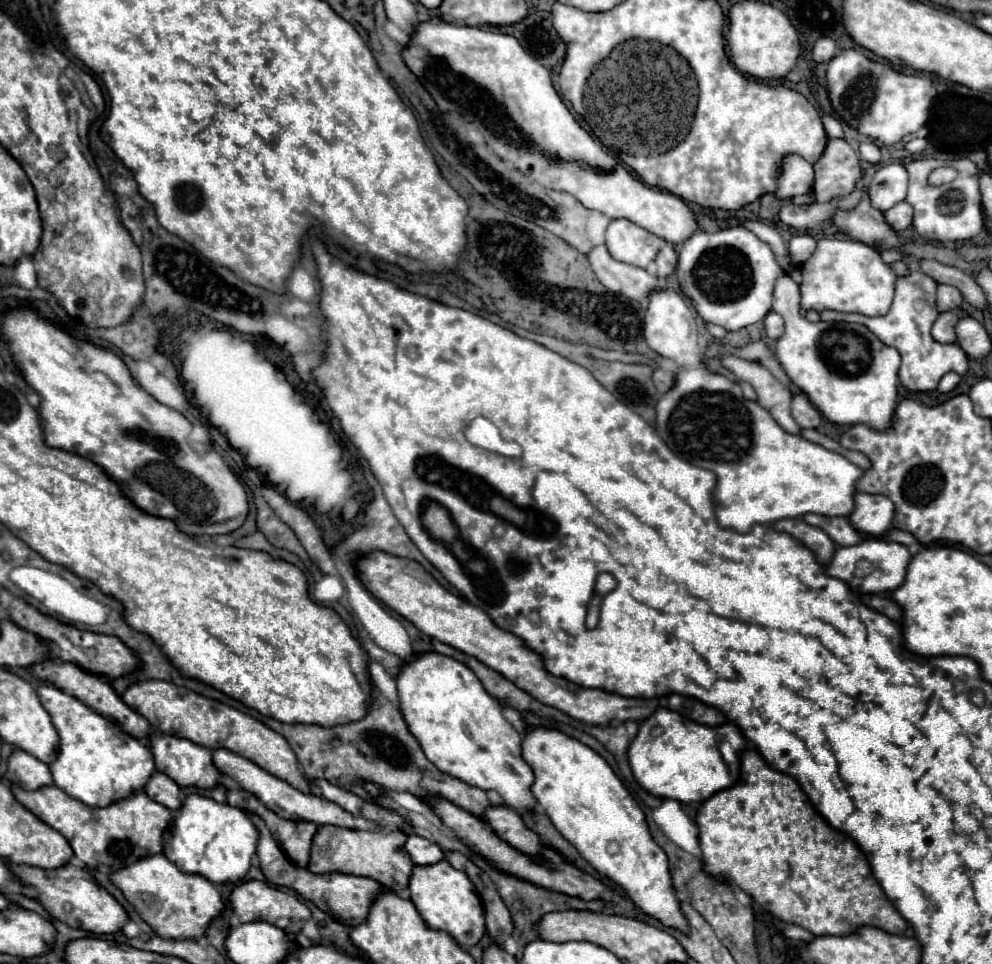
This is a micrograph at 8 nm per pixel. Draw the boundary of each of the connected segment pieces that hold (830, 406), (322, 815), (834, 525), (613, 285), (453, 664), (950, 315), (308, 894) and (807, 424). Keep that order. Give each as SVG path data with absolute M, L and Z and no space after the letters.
M788 275L780 277L774 289L772 311L784 317L784 333L780 339L776 339L776 357L790 381L806 393L806 397L822 411L828 421L838 425L864 423L874 429L886 429L892 421L892 413L896 407L900 353L894 347L888 347L876 339L876 349L870 353L870 363L862 371L854 375L836 375L826 367L818 349L820 335L828 329L828 323L810 323L801 315L800 310L798 285Z
M216 749L214 753L214 765L228 777L232 777L242 789L250 791L252 795L256 795L260 801L264 801L264 805L274 811L276 815L280 815L282 819L290 819L290 821L310 821L316 825L336 825L336 827L344 827L344 829L356 829L356 817L348 815L348 811L344 811L340 805L330 803L326 799L320 799L316 795L304 795L302 791L294 789L292 785L288 785L286 781L270 775L268 771L264 771L262 767L258 767L256 763L230 753L226 749Z
M808 513L802 519L812 527L820 527L840 547L856 545L862 541L862 535L850 525L848 517L826 517L826 515Z
M604 245L594 247L588 253L588 259L600 283L612 293L620 293L630 299L644 301L652 291L656 291L656 287L660 287L658 277L650 275L646 269L632 267L628 263L612 259Z
M416 653L412 659L400 665L396 683L398 683L400 711L404 715L404 721L408 723L408 731L412 731L428 761L436 763L440 771L456 779L462 779L474 787L498 791L500 797L504 799L504 805L526 807L526 809L534 807L536 799L530 793L534 775L520 755L522 737L502 717L498 701L486 693L486 689L482 687L480 679L472 673L472 669L440 653Z
M960 307L940 313L940 317L936 319L936 323L932 327L932 337L940 343L954 343L956 341L954 327L962 317L964 317L964 309L960 309Z
M248 815L254 825L260 831L260 843L258 843L258 859L260 859L260 867L262 873L266 875L266 879L278 887L290 887L294 889L298 895L302 895L304 899L312 901L318 909L326 911L330 917L334 917L336 921L340 921L342 925L348 927L356 927L360 923L364 923L368 919L370 913L370 905L376 901L376 897L380 897L386 889L368 877L356 877L356 875L344 875L344 873L330 873L330 875L314 875L308 869L300 869L296 867L276 845L276 841L272 839L270 831L266 829L266 825L256 817L256 815Z
M796 395L792 399L792 417L802 429L816 429L820 425L820 413L812 407L812 403L804 395Z

